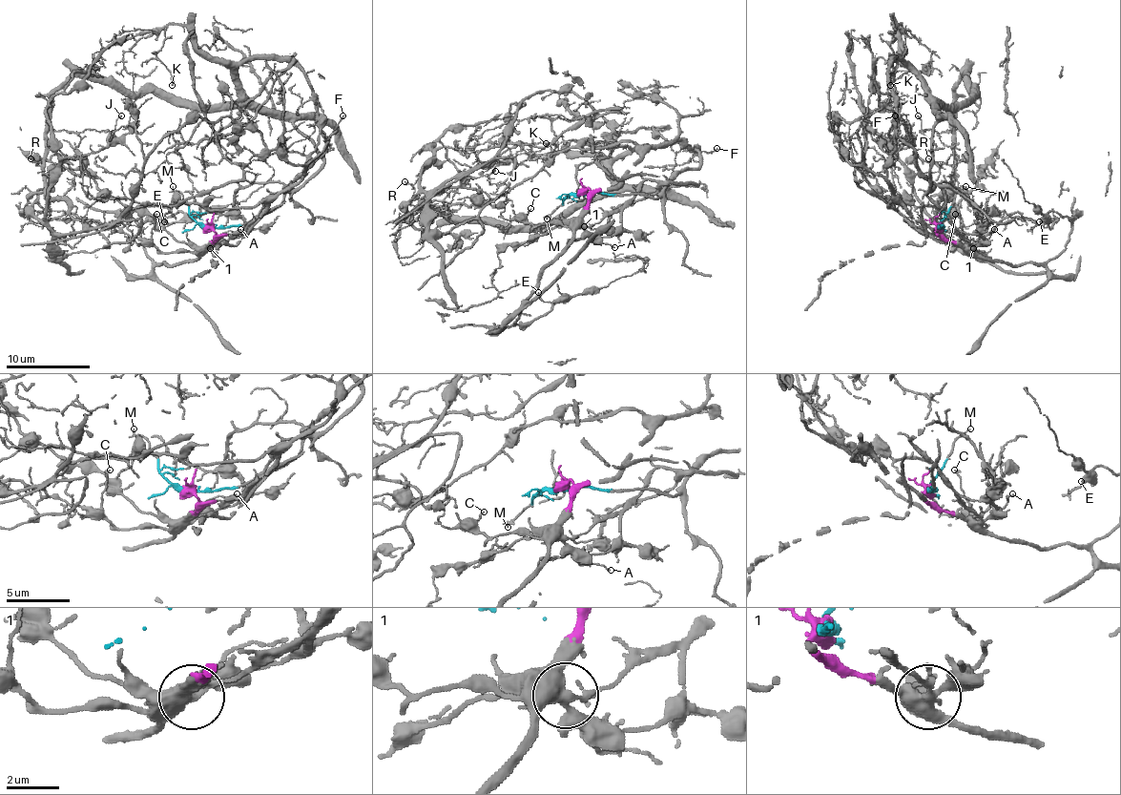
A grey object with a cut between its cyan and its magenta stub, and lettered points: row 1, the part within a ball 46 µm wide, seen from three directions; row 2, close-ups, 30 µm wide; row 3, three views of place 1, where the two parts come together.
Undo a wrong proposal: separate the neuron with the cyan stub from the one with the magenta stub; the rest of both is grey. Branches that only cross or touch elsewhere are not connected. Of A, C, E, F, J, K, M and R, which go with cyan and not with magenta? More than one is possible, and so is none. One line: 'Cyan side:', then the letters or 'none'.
Cyan side: F, J, K, M, R

